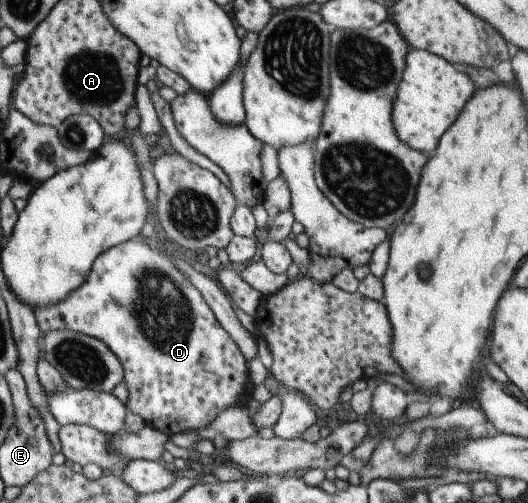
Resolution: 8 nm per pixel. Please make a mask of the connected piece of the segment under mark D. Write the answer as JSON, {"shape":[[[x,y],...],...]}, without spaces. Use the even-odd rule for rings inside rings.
{"shape":[[[141,234],[136,235],[133,239],[110,247],[107,251],[100,253],[94,259],[91,271],[88,273],[87,279],[76,290],[73,290],[67,298],[51,306],[38,306],[33,315],[39,328],[43,334],[50,331],[69,330],[79,332],[83,335],[92,337],[104,343],[112,354],[118,359],[123,368],[123,381],[128,389],[128,400],[124,404],[125,409],[132,414],[138,415],[147,426],[154,430],[160,431],[162,434],[174,434],[179,432],[192,432],[206,428],[220,413],[233,406],[238,402],[246,403],[249,407],[252,400],[248,395],[243,393],[246,383],[250,383],[247,378],[247,362],[243,354],[238,350],[235,342],[227,335],[227,332],[218,324],[215,316],[212,314],[211,308],[202,298],[202,295],[191,285],[191,282],[175,267],[175,265],[160,251],[154,247],[148,247],[144,243]]]}

